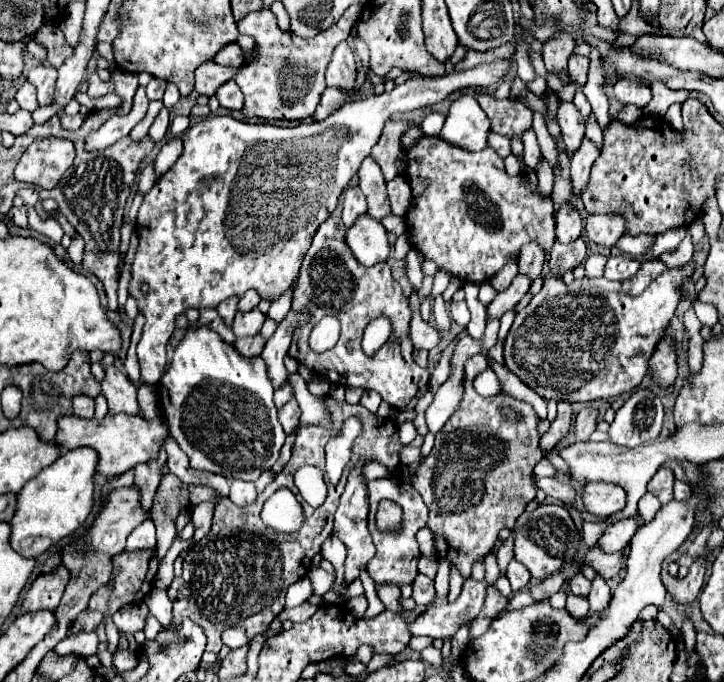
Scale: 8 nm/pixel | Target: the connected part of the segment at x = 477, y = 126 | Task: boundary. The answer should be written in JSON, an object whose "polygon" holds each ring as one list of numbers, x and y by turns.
{"polygon":[[462,94,448,108,440,138,444,138,452,146,478,152,484,146,488,146,486,142,488,130,490,130,490,120,476,102,476,98]]}

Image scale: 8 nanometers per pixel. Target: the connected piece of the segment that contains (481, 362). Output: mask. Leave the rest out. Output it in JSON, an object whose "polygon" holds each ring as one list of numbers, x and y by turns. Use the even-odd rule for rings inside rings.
{"polygon":[[482,354,466,360,462,406,436,434,432,452,422,460,414,476,414,488,430,508,426,526,434,534,434,554,438,560,446,560,456,568,464,580,472,572,472,562,492,550,498,532,502,528,512,528,524,506,536,498,530,474,542,458,538,434,542,420,536,410,506,392,490,398,476,392,474,378,486,368,488,364],[500,406,520,410,524,416,522,422,506,422,500,416]]}

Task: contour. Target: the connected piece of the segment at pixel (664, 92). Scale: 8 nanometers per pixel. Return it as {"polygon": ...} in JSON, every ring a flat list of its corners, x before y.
{"polygon":[[652,82,650,88,652,88,652,100,644,108,644,112,652,114,652,116,664,116,670,104,674,104,674,102,682,104,690,96,688,90,672,90,660,82]]}

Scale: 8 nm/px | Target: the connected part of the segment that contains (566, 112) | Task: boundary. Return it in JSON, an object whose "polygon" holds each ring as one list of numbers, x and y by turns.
{"polygon":[[562,100,560,108,558,108,558,124,562,130,562,138,566,142,568,156,572,156,572,152,580,146,580,142,584,138,584,118,572,102]]}

